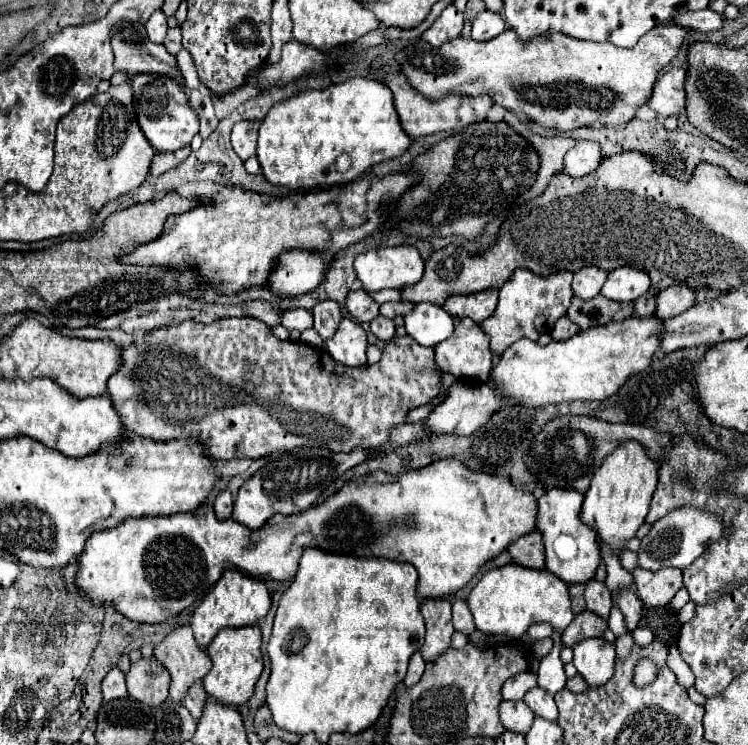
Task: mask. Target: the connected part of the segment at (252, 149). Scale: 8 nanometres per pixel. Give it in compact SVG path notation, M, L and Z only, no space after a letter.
M238 122L232 128L232 148L246 162L256 156L256 138L260 122Z

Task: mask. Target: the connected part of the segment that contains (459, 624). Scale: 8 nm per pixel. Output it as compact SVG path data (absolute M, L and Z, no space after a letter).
M456 600L452 604L452 622L454 622L454 630L460 630L466 636L476 630L474 618L470 616L470 608L464 600Z

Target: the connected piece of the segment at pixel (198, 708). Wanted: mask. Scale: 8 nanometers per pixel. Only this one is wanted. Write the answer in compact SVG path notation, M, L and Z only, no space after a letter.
M194 682L190 686L190 690L186 692L186 698L184 698L184 706L190 710L190 714L198 720L202 716L202 706L206 702L206 692L202 688L202 682Z

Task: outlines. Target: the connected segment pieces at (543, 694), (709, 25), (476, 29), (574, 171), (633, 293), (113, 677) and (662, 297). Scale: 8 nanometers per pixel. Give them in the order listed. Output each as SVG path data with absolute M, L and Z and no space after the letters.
M540 686L528 690L526 696L524 696L524 702L540 718L546 718L546 720L556 720L558 718L558 712L556 712L558 708L554 704L554 698Z
M706 8L702 12L686 12L678 16L676 24L692 28L692 30L700 30L700 32L712 32L712 30L720 30L724 26L724 20L726 20L724 14Z
M490 10L480 12L472 22L472 38L478 42L488 42L488 40L496 38L502 30L506 30L502 16L498 16Z
M580 142L566 154L564 172L570 176L586 176L596 172L602 160L604 158L596 142Z
M616 268L608 272L608 280L602 286L602 294L614 302L634 302L650 288L650 278L634 268Z
M112 668L106 674L106 678L102 680L102 696L104 696L104 700L116 700L116 698L128 696L126 678L118 668Z
M670 286L656 296L656 316L662 320L668 320L672 316L678 316L680 312L686 312L694 306L694 290L684 286Z

